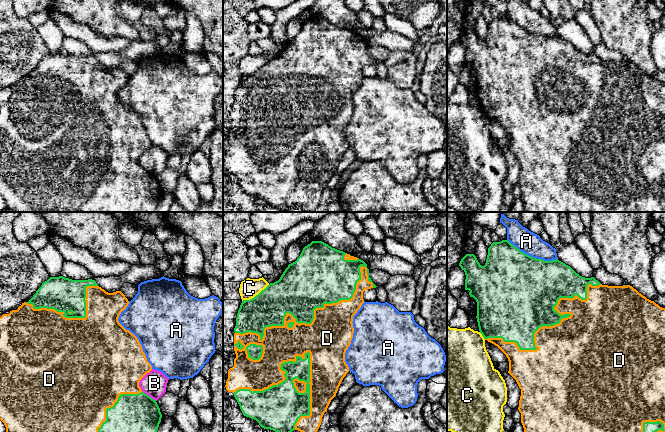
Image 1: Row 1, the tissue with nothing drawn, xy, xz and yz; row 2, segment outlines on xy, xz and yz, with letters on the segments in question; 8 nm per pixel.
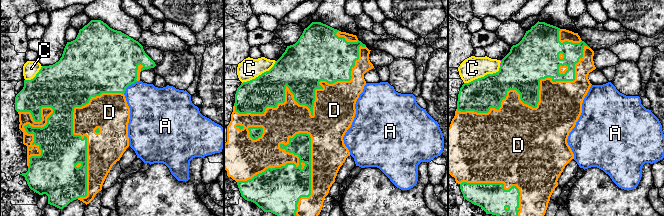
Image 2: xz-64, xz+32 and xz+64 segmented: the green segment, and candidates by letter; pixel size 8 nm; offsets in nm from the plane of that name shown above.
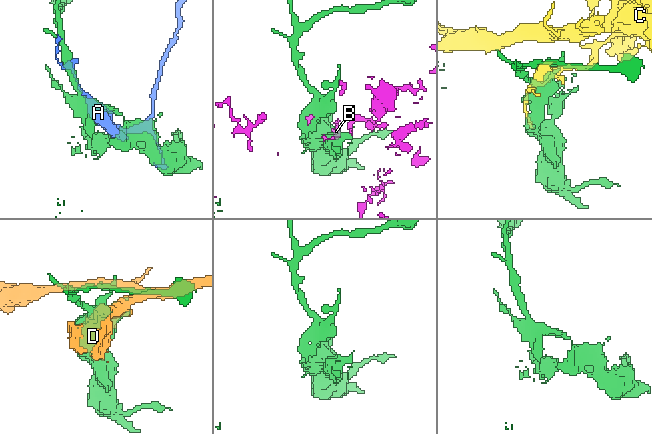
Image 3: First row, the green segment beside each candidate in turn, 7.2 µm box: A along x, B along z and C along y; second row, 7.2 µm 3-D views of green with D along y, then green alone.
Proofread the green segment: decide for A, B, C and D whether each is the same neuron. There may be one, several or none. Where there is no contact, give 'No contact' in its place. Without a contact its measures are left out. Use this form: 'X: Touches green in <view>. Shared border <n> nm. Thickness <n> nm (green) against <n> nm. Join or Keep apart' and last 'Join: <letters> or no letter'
A: Touches green in yz. Shared border 440 nm. Thickness 500 nm (green) against 180 nm. Keep apart
B: Touches green in xy. Shared border 150 nm. Thickness 300 nm (green) against 200 nm. Keep apart
C: Touches green in xz. Shared border 260 nm. Thickness 280 nm (green) against 160 nm. Keep apart
D: Touches green in xz. Shared border 700 nm. Thickness 360 nm (green) against 260 nm. Join
Join: D

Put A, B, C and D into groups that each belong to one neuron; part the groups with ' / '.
A / B C / D

